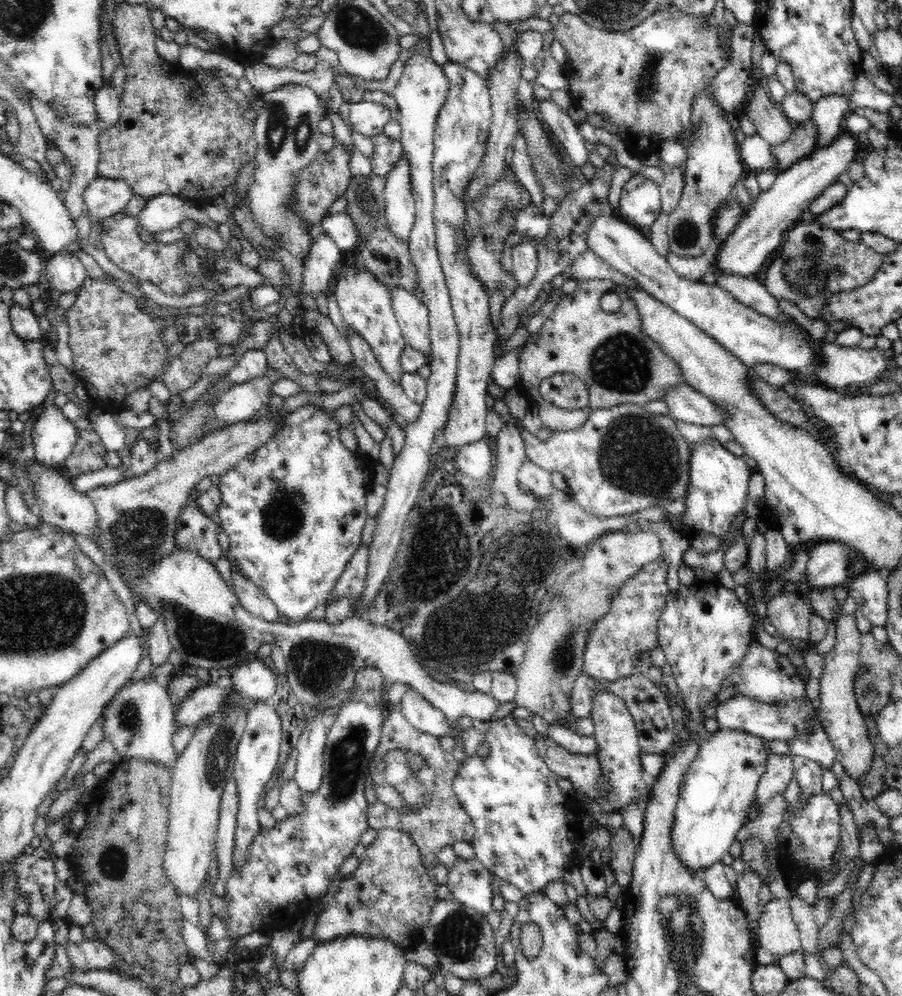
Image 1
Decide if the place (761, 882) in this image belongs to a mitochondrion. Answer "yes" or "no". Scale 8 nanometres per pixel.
no

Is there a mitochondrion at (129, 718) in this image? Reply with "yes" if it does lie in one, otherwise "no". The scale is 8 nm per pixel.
yes

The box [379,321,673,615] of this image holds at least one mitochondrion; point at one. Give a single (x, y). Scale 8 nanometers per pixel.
(621, 364)

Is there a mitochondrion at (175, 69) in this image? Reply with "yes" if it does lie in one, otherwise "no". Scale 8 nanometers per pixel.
no

